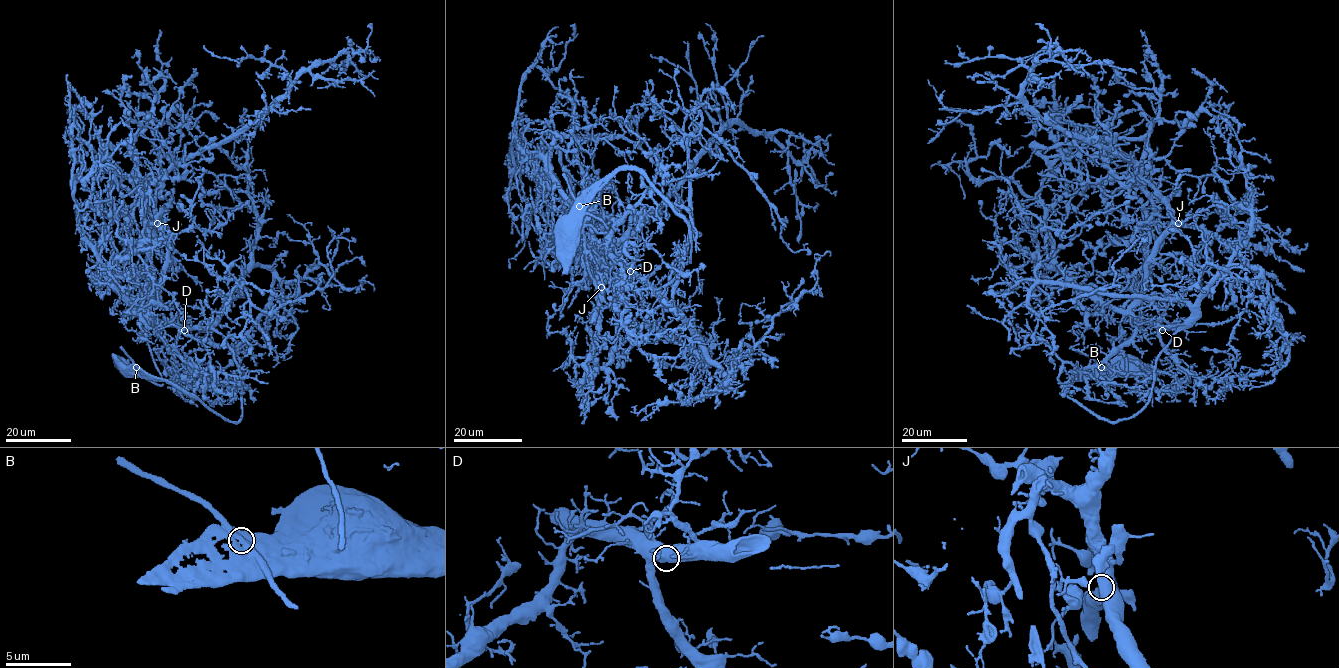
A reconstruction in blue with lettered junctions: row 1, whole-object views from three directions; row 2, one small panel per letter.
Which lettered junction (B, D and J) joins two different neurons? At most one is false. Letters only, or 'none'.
B

